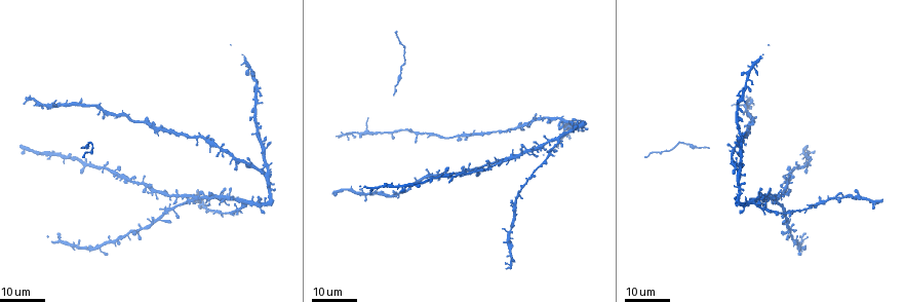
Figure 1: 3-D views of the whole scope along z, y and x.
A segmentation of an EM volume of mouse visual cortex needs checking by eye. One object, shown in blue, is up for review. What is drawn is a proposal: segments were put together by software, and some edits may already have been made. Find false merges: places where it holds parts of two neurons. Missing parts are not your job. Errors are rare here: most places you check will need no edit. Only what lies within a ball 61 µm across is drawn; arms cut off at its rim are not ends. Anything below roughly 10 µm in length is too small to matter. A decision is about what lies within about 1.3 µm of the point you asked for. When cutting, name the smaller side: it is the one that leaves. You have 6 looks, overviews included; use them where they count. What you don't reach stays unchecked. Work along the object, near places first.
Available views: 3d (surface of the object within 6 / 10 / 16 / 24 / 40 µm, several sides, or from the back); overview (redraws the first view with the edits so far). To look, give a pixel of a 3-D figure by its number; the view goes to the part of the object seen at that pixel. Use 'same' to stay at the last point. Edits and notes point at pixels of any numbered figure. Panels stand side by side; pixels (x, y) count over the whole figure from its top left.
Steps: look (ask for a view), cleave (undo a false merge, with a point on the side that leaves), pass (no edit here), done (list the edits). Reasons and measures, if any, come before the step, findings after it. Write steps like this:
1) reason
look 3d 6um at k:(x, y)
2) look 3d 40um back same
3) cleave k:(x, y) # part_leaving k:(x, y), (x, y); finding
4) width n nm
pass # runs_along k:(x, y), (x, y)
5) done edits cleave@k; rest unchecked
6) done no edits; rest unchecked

sudden change in width
look 3d 16um at 1:(519, 193)

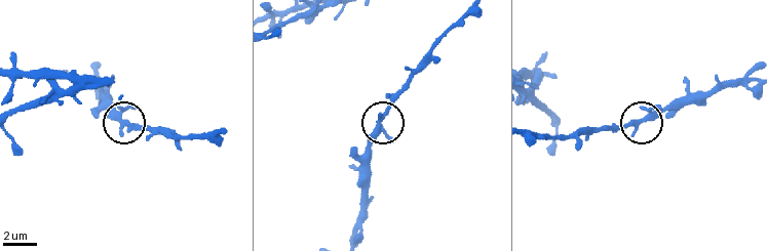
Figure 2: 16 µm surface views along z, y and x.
look 3d 10um at 2:(123, 120)

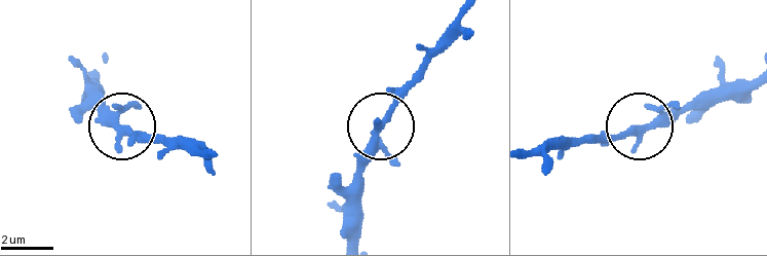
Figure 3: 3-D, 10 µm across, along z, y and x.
width 250 nm
pass # continuous, no second neuron

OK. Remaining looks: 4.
three arms meet
look 3d 24um at 1:(221, 214)

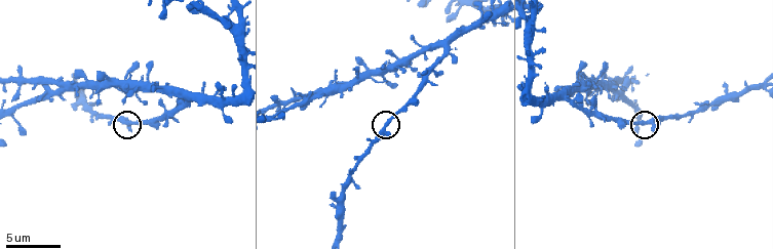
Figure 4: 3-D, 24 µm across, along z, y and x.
look 3d 6um at 4:(128, 123)

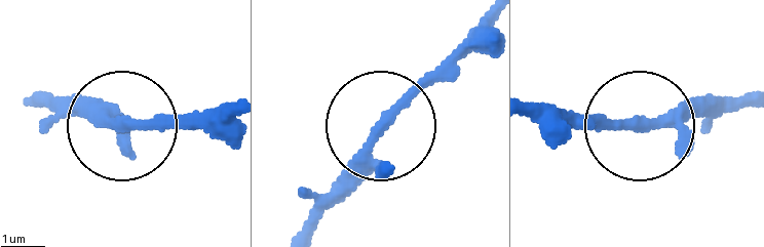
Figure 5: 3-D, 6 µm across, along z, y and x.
arms 3
pass # runs_along 5:(529, 101), (628, 123), (724, 113); all the same neuron

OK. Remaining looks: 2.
four or more arms meet
look 3d 16um at 4:(618, 82)

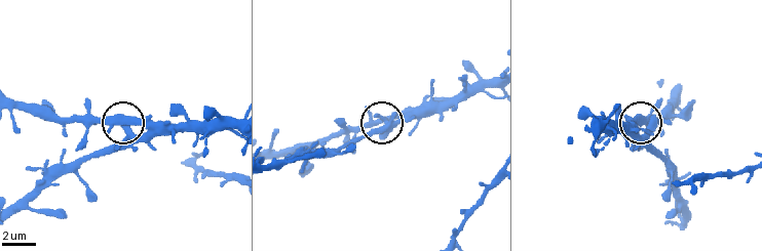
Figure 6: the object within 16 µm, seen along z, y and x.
width 390 nm
pass # runs_along 6:(494, 77), (399, 112), (368, 136); continuous, no second neuron

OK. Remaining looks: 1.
done no edits; rest unchecked

